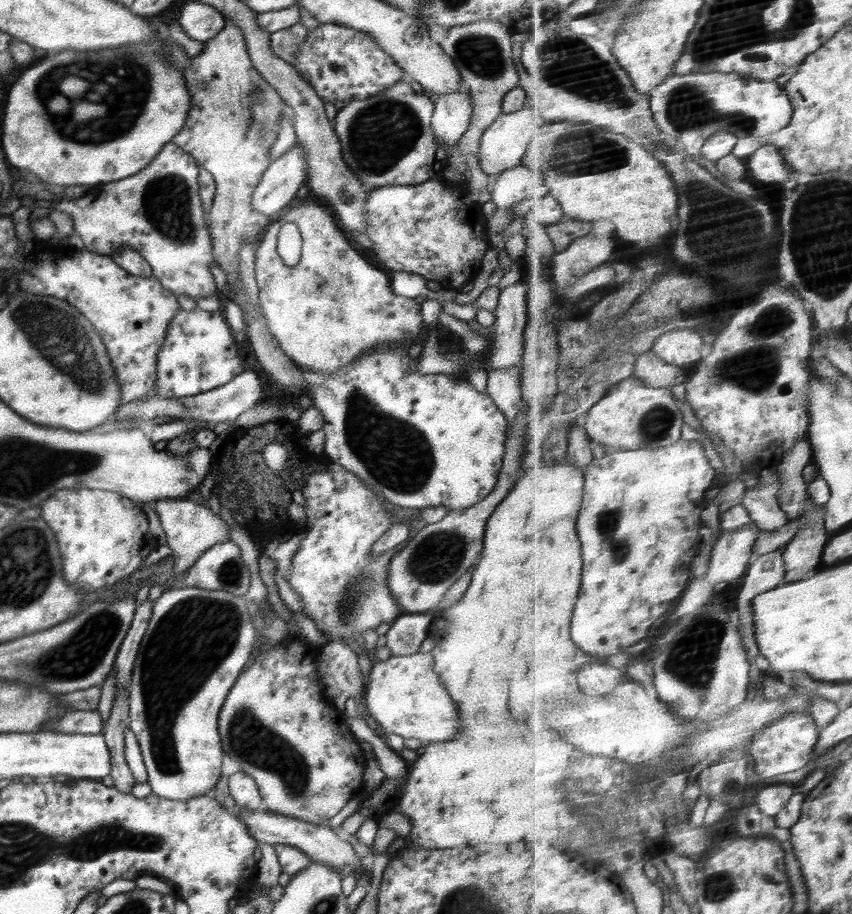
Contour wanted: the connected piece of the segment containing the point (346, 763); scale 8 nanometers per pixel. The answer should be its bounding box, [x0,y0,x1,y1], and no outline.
[218,636,367,825]

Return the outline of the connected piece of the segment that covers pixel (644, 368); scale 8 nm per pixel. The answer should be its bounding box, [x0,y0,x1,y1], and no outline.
[635,351,686,387]

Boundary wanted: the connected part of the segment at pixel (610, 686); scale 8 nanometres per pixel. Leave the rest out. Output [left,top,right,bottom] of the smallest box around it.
[580,658,629,696]

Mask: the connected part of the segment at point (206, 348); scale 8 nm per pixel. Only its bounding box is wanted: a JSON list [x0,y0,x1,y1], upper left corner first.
[156,308,244,398]

